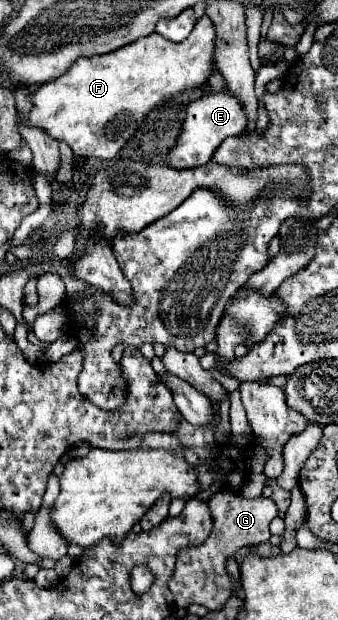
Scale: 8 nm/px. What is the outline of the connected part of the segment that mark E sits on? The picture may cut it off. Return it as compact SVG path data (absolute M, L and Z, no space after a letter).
M220 91L220 93L208 93L196 101L192 101L188 105L186 111L186 119L182 125L182 133L180 139L176 143L176 147L168 153L168 163L170 167L176 169L186 169L186 167L200 167L206 165L212 157L212 153L216 151L216 147L232 135L242 135L244 129L248 125L248 117L244 113L244 105L240 105L240 99L234 97L228 91Z

